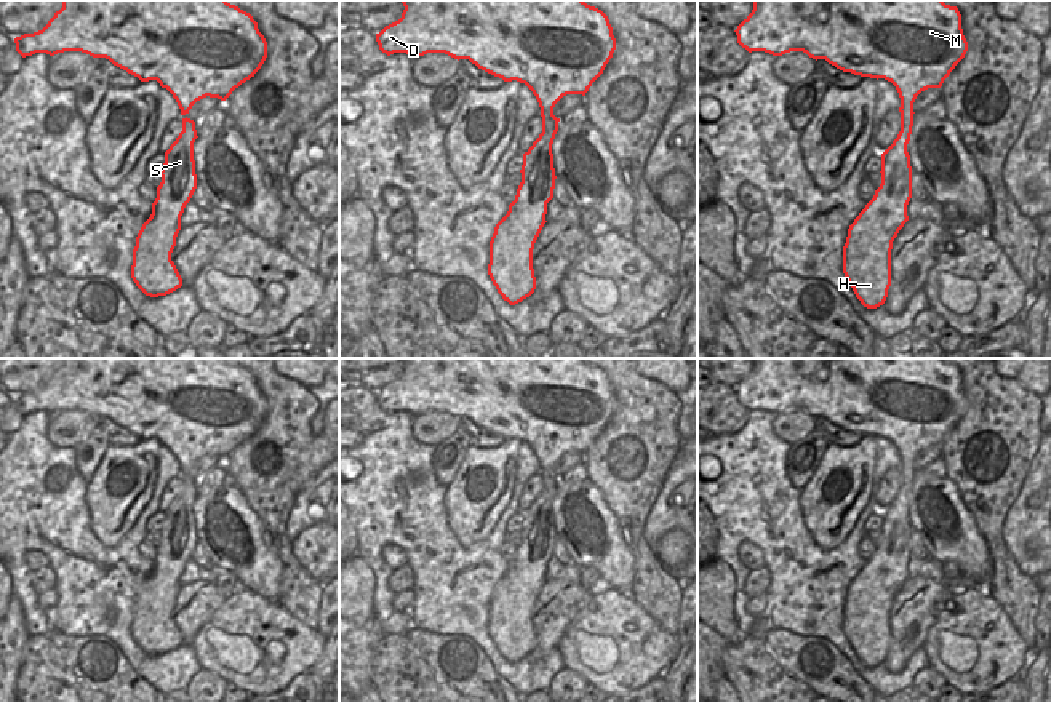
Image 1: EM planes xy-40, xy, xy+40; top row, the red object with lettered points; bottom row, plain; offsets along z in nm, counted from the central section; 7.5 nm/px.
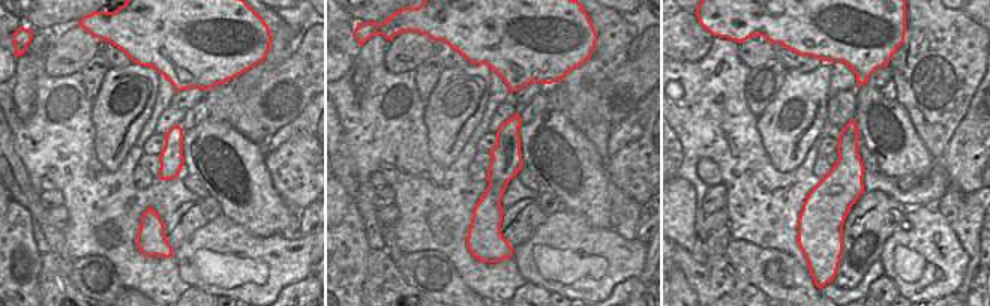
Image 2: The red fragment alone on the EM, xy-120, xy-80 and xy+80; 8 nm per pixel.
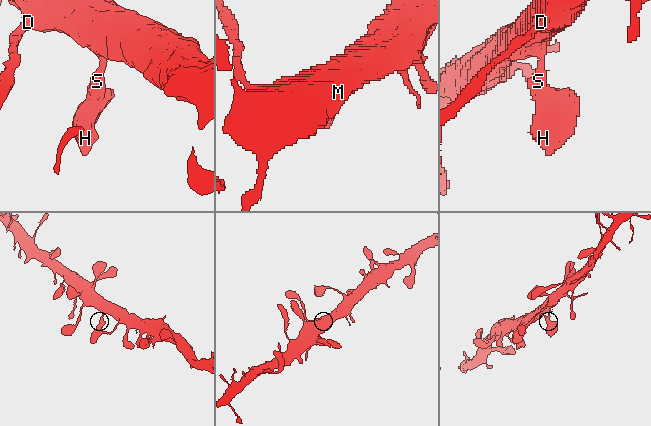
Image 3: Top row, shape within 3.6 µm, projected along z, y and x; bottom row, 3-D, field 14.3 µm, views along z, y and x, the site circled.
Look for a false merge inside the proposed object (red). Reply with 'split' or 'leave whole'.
leave whole

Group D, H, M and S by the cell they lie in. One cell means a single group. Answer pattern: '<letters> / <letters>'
D H M S

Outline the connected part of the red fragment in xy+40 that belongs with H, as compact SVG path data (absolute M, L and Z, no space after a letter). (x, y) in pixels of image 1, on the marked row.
M752 0L752 13L734 30L737 43L752 51L782 56L803 51L825 59L843 72L891 82L901 98L901 131L881 154L881 184L848 229L843 246L843 273L867 309L885 304L891 286L891 249L909 221L912 166L907 144L913 126L913 102L928 88L941 88L965 58L968 42L957 6L942 0Z

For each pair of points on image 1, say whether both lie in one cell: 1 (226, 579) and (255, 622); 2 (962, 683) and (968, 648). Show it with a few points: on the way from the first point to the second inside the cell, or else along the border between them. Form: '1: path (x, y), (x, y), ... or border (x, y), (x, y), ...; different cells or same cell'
1: border (235, 590), (227, 597); different cells
2: border (995, 654), (992, 672), (955, 672), (952, 685); different cells

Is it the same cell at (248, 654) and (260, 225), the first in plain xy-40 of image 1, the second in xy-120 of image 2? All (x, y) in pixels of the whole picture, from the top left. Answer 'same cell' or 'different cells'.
different cells

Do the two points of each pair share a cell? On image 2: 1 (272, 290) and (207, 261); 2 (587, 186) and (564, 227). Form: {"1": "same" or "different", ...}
{"1": "different", "2": "different"}

